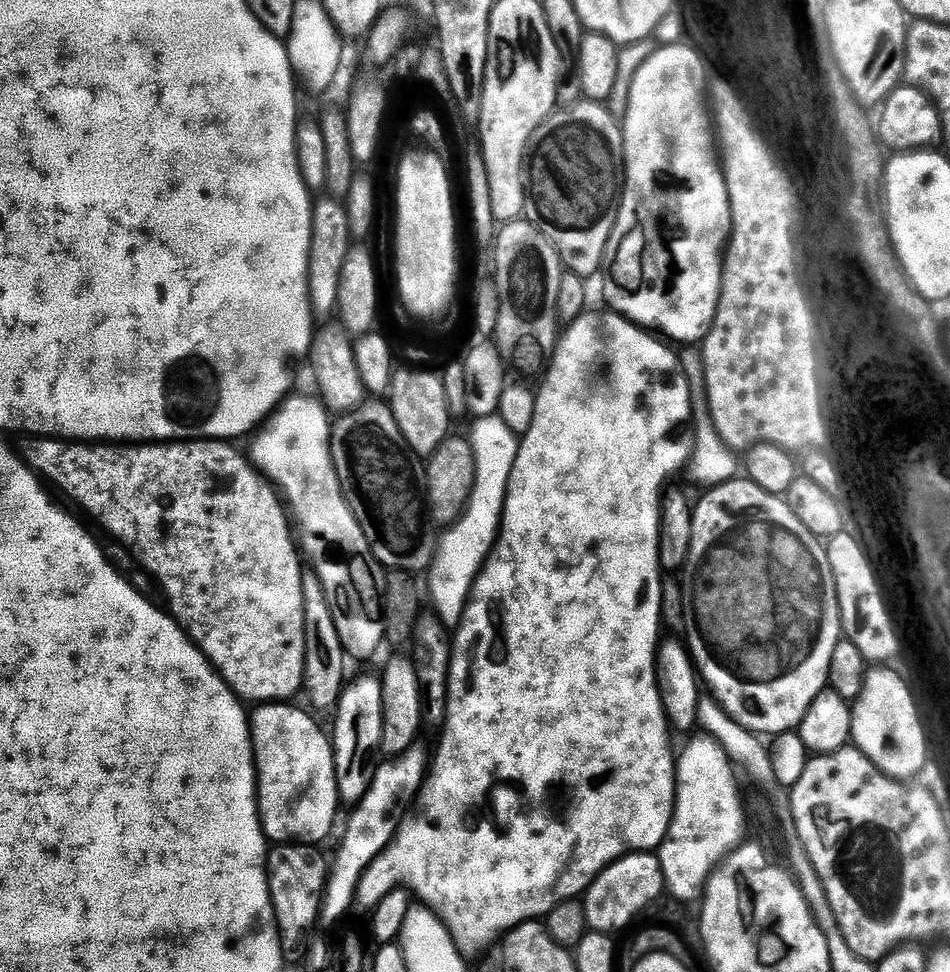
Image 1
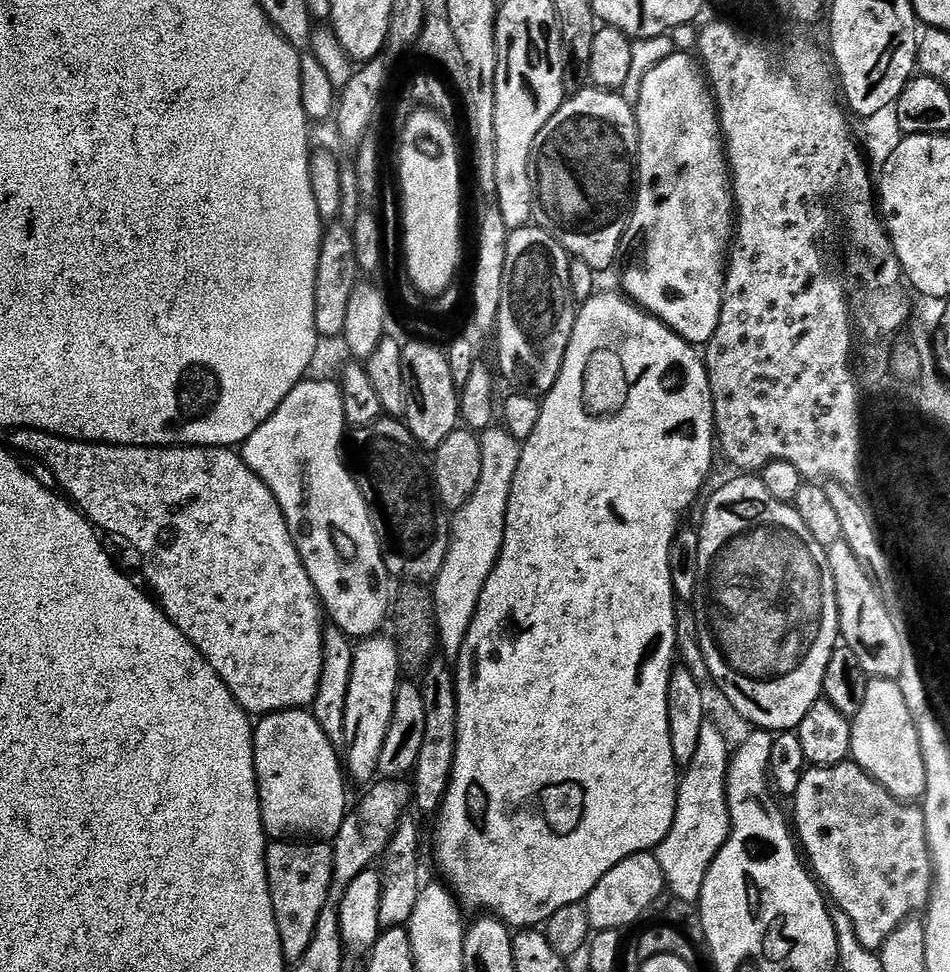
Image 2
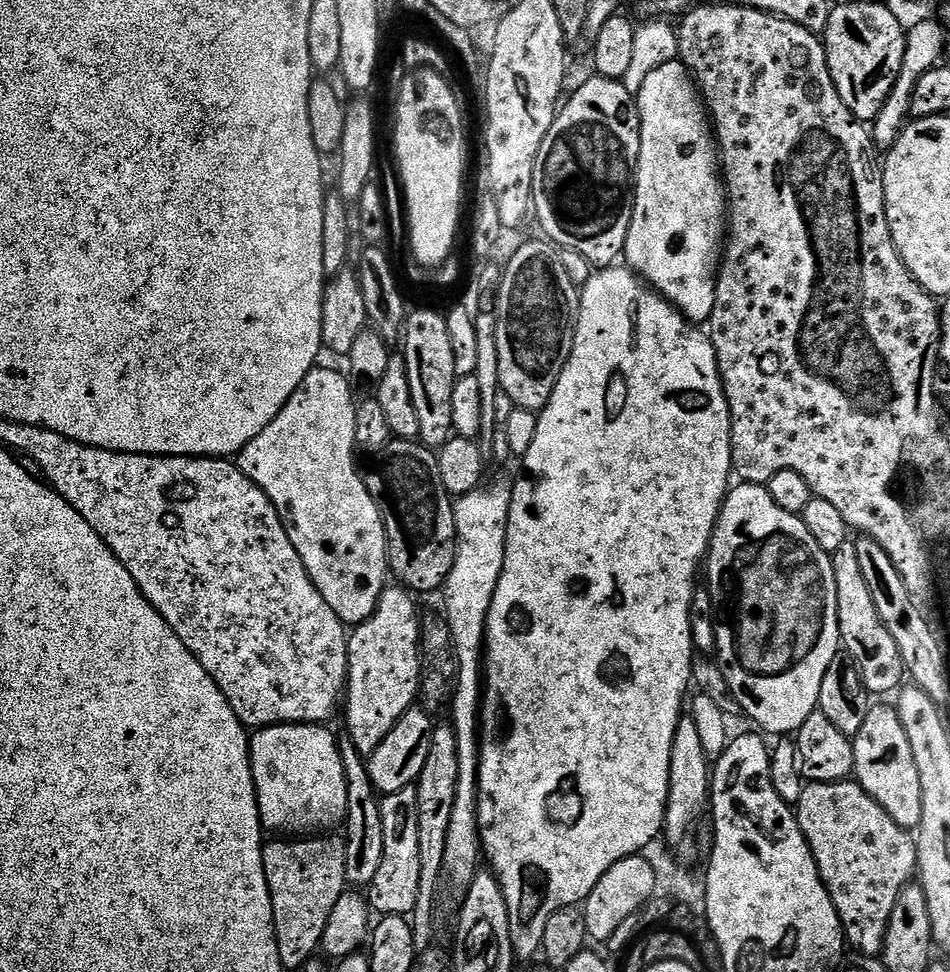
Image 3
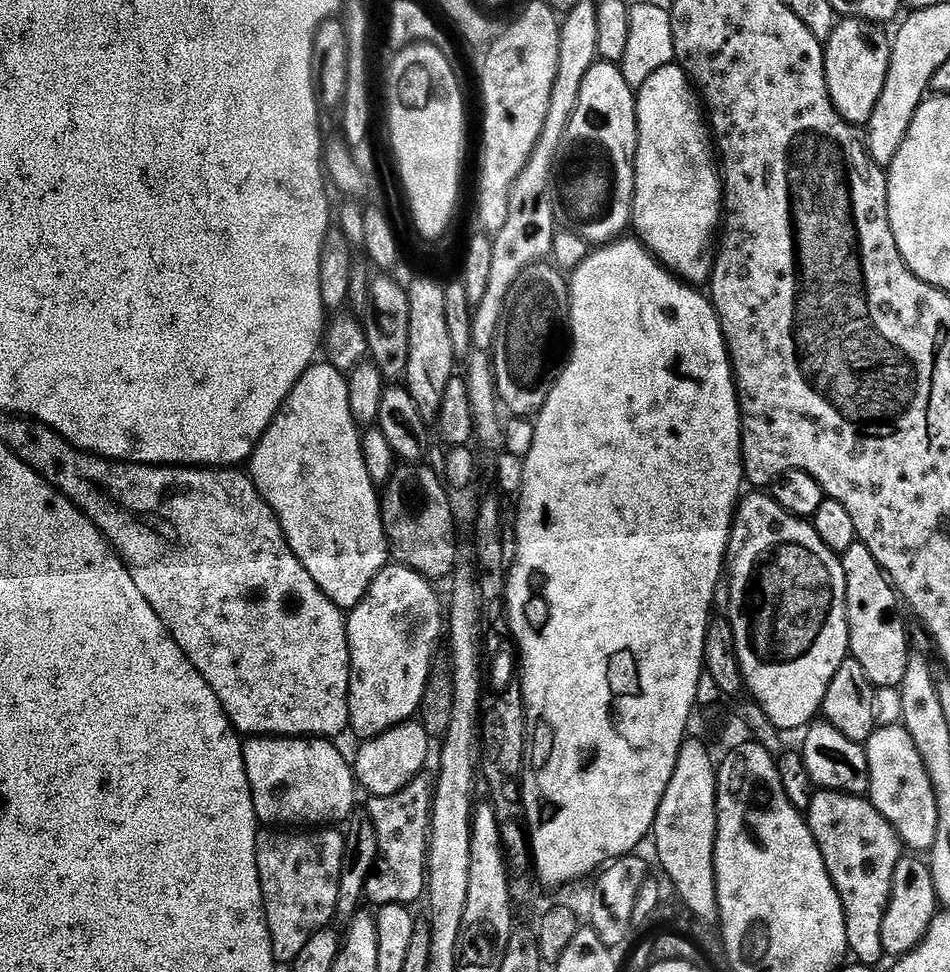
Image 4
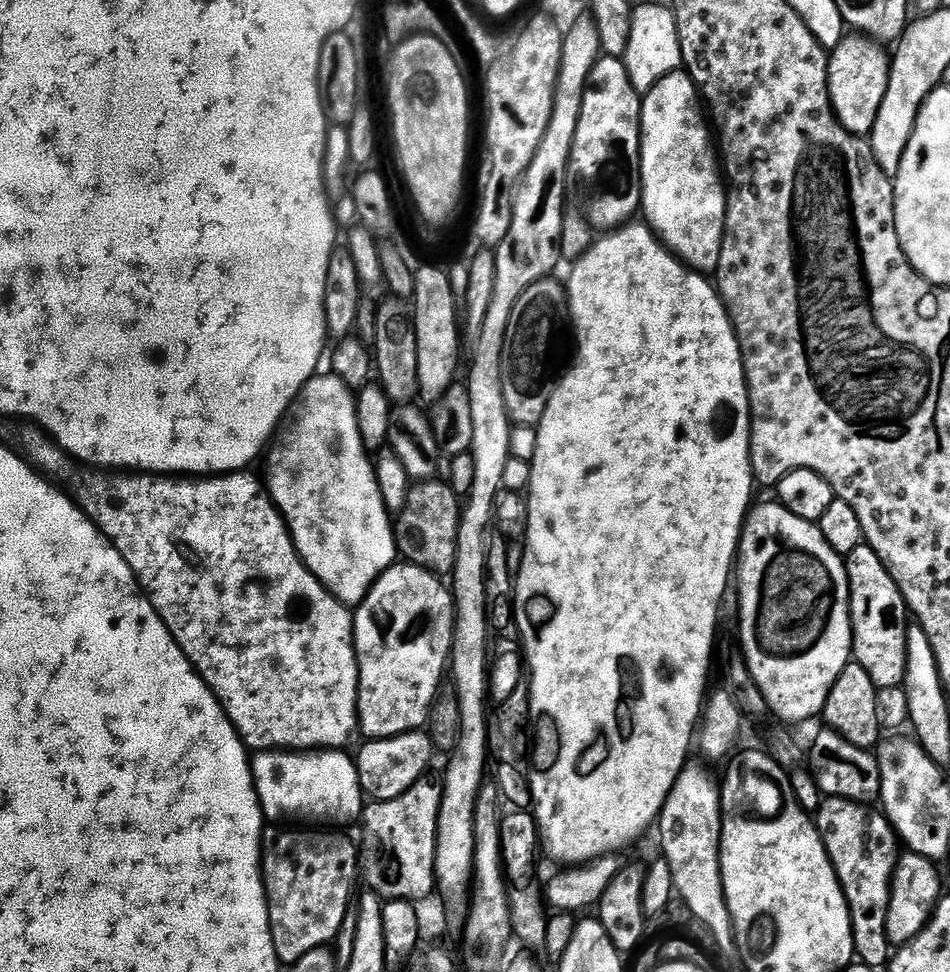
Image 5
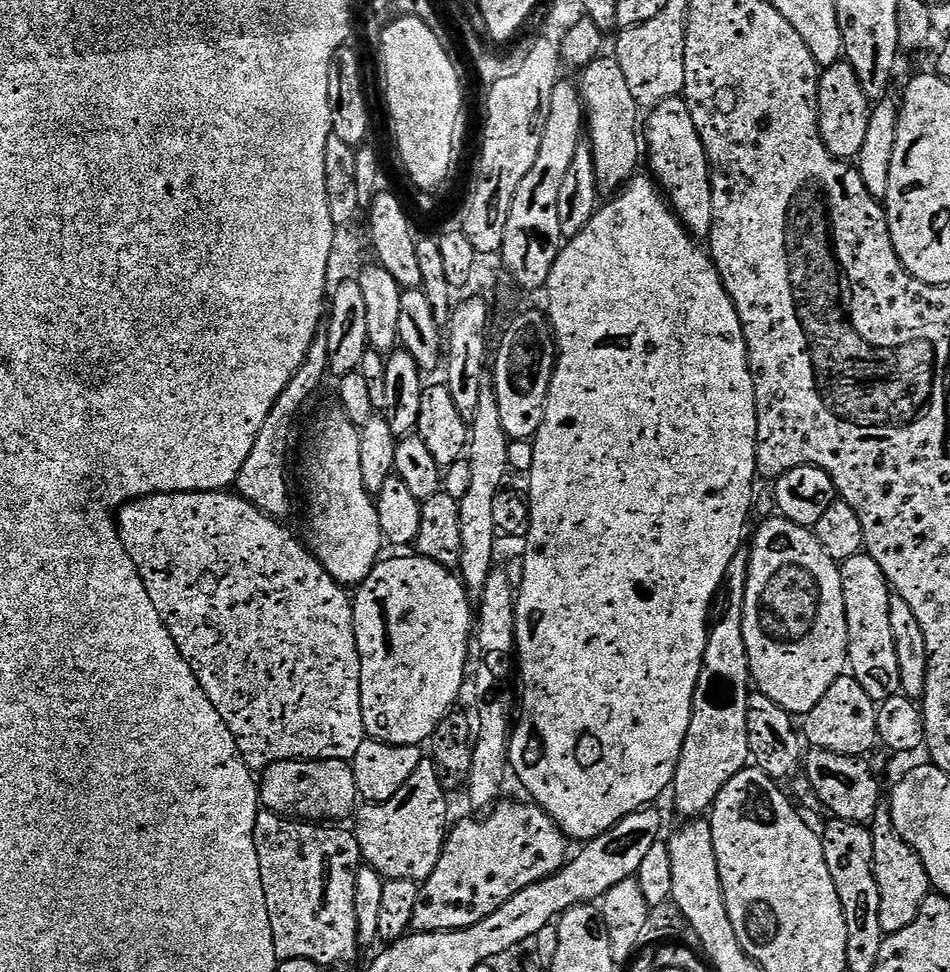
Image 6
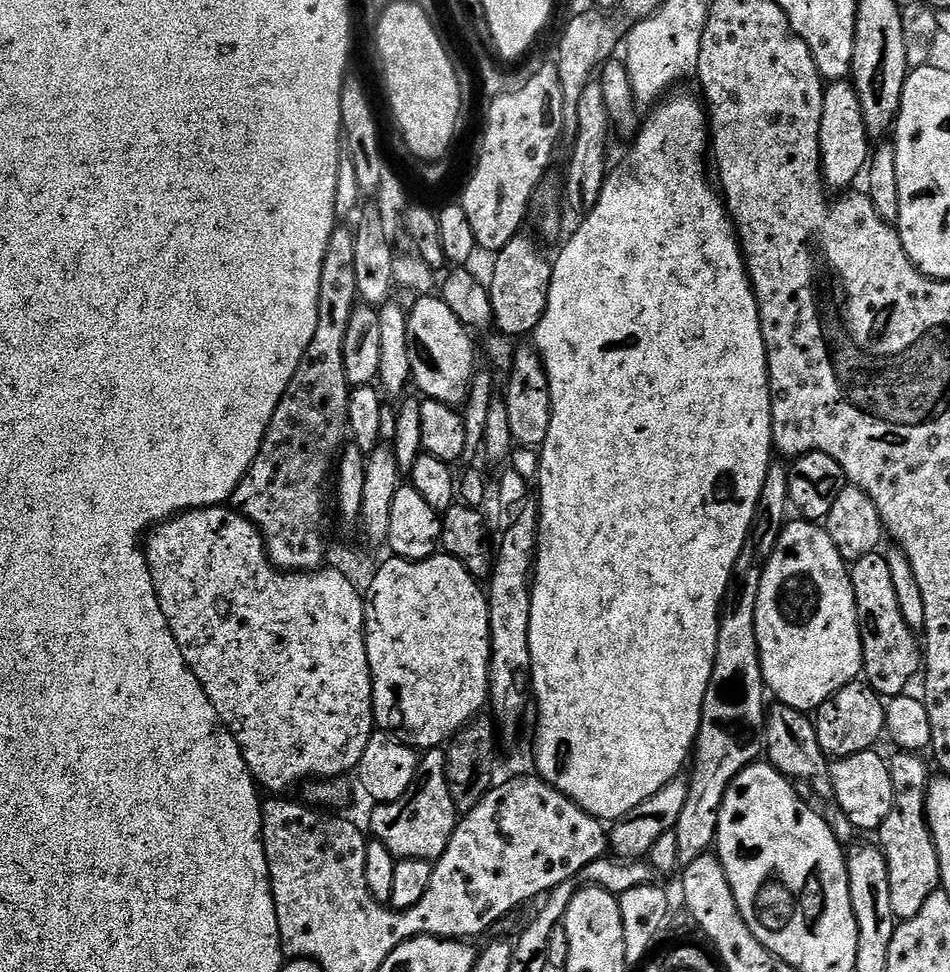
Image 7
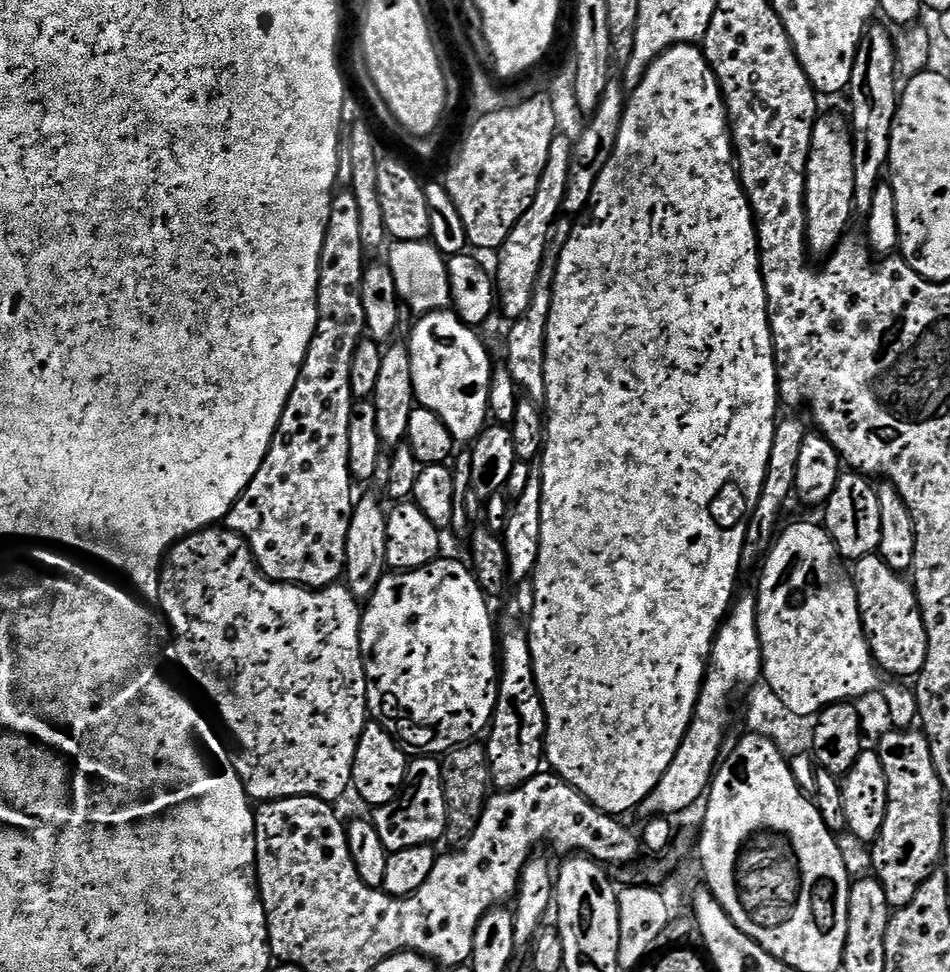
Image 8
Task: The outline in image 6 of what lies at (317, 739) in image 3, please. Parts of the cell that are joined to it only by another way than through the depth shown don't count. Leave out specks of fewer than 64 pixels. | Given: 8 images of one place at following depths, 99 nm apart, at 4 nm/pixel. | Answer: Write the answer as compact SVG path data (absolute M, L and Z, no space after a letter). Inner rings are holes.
M287 760L286 762L278 762L263 769L258 780L258 787L260 789L260 803L267 811L277 812L280 816L301 822L351 821L358 811L358 801L361 799L358 782L354 778L354 770L351 763L346 760Z

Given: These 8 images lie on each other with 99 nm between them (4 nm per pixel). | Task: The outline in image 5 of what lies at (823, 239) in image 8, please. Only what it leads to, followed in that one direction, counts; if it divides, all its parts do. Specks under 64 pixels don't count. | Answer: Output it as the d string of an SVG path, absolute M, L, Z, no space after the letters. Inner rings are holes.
M852 34L841 40L838 47L831 49L828 58L828 99L836 123L851 136L864 138L871 133L886 94L890 58L880 48L883 47Z

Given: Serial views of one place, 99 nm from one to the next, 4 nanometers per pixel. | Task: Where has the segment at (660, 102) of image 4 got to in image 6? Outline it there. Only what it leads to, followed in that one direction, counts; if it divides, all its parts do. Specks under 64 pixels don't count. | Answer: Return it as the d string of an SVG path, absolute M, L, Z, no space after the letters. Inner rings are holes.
M683 97L667 99L651 109L646 120L644 140L646 152L652 155L651 175L658 181L661 189L677 215L684 221L689 232L704 238L711 233L712 225L712 167L708 165L704 143L698 134L697 124L688 103Z

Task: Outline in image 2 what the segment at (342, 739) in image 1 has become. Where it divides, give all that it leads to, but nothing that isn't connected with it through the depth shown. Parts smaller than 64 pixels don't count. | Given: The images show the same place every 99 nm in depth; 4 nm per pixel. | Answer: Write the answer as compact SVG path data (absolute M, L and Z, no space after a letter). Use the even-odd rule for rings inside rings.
M377 634L355 645L352 677L346 698L345 746L342 764L349 781L368 786L377 779L378 758L382 758L382 746L386 742L386 730L390 730L390 718L394 714L394 698L402 683L400 650L391 635Z

